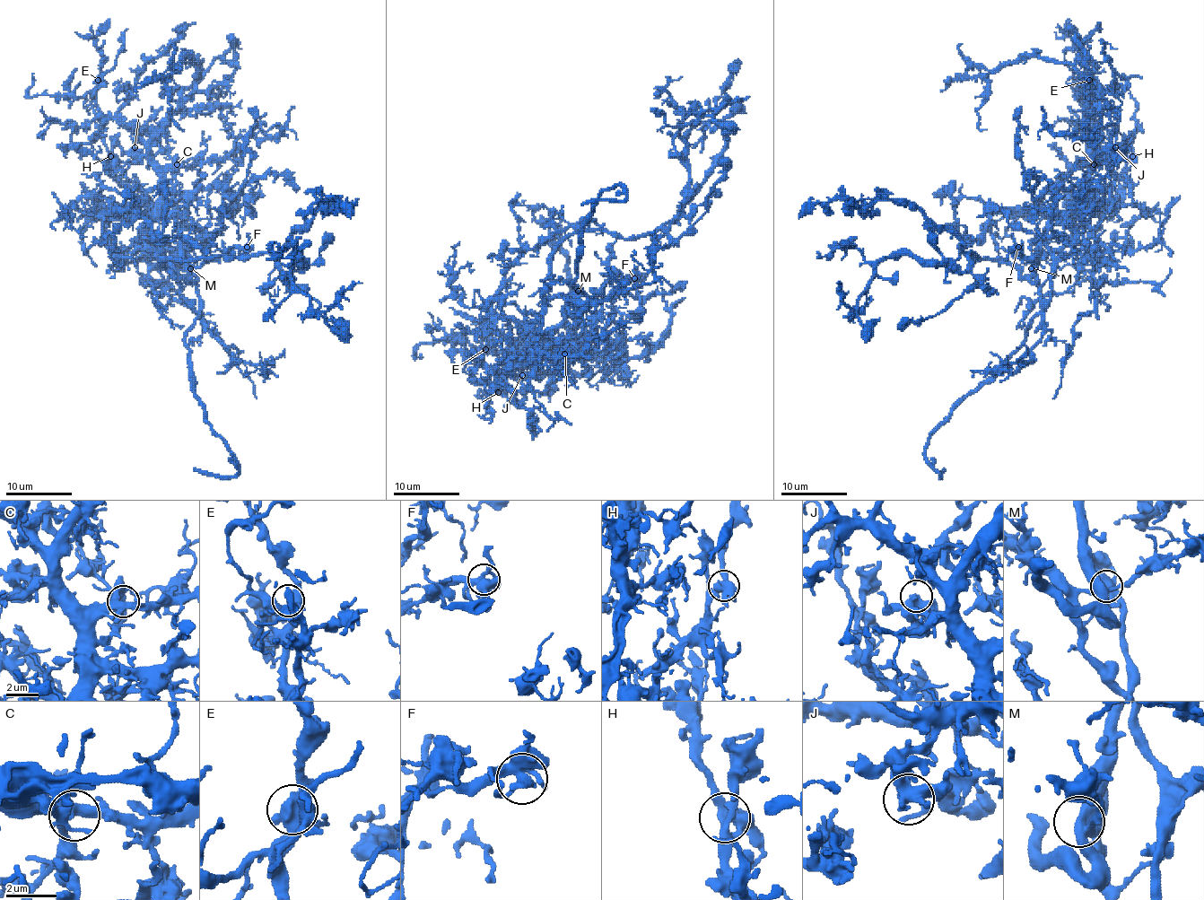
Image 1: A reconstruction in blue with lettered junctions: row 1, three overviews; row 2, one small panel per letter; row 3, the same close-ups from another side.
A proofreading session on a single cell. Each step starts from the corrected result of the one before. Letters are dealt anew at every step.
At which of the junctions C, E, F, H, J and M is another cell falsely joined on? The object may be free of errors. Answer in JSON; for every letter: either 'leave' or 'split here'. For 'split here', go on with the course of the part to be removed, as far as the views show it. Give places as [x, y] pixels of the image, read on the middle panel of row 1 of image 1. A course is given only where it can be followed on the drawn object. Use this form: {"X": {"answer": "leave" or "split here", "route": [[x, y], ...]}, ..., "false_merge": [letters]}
{"C": {"answer": "leave"}, "E": {"answer": "leave"}, "F": {"answer": "leave"}, "H": {"answer": "leave"}, "J": {"answer": "leave"}, "M": {"answer": "leave"}, "false_merge": []}

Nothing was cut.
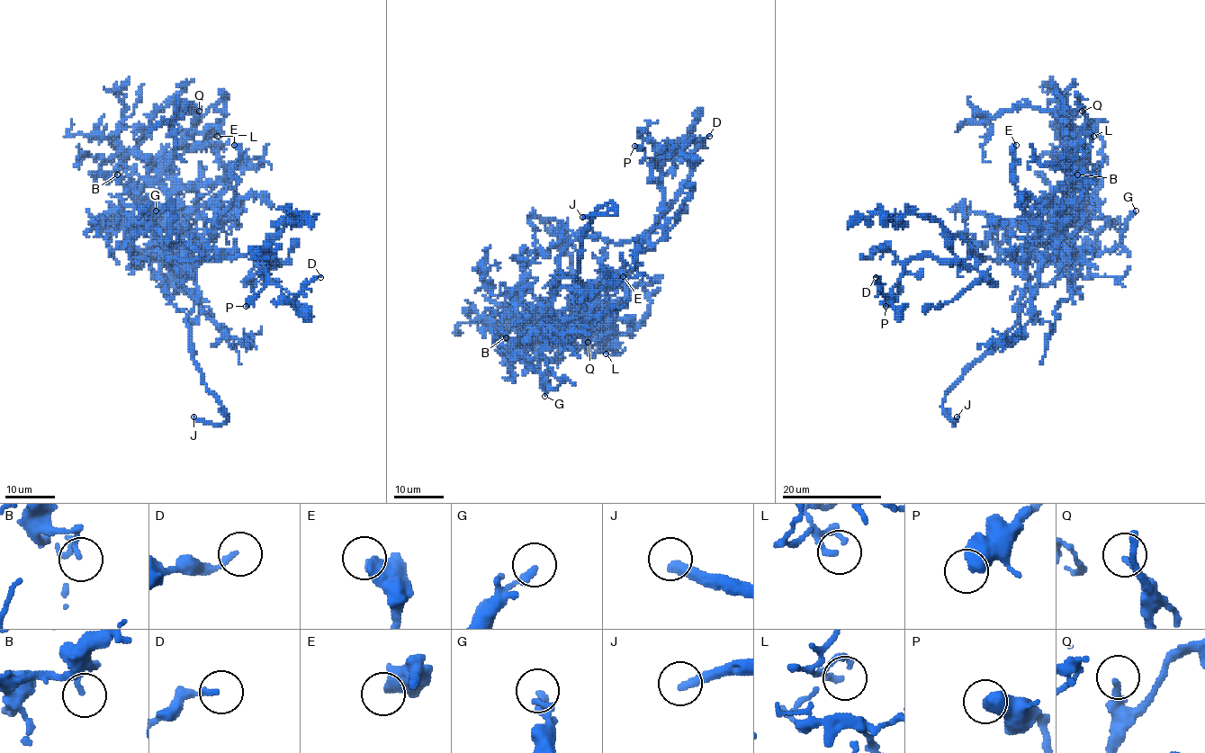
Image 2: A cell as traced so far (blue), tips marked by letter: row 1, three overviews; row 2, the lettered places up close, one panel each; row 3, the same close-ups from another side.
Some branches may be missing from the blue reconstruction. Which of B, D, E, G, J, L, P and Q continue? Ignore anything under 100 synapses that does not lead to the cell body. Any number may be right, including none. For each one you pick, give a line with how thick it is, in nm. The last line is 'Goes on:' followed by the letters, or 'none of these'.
J: 340 nm thick
Goes on: J

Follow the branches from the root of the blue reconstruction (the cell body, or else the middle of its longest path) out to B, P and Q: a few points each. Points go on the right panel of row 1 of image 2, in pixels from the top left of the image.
B: (1024, 268), (1029, 245), (1061, 213), (1061, 206), (1065, 201), (1069, 154), (1068, 164), (1077, 174)
P: (1024, 268), (1016, 272), (1005, 262), (979, 260), (981, 255), (972, 268), (916, 255), (885, 306)
Q: (1024, 268), (1029, 245), (1061, 213), (1065, 201), (1065, 142), (1085, 127), (1082, 111)

